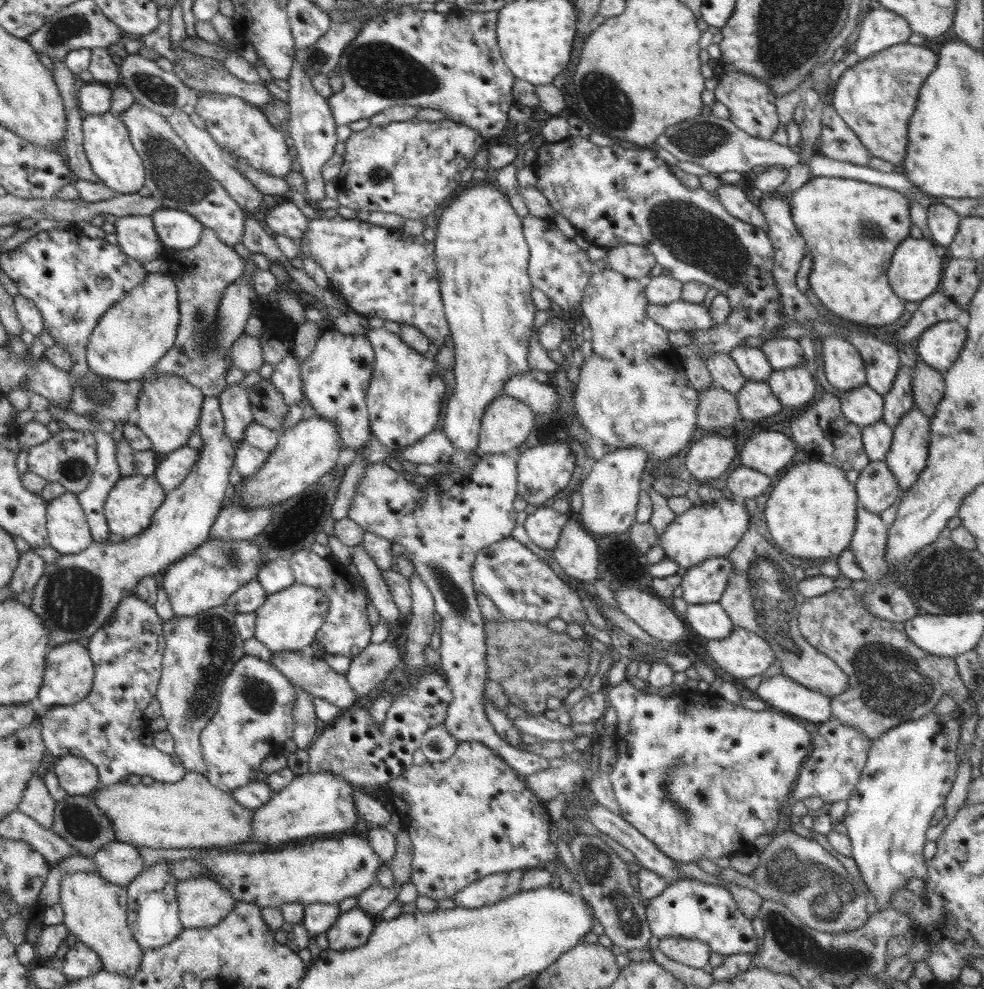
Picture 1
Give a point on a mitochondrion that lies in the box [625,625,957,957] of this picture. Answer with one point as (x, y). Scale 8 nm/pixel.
(829, 897)

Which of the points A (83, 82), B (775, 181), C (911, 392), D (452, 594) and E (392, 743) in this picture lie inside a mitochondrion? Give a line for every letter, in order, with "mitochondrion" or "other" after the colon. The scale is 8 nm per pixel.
A: other
B: other
C: other
D: mitochondrion
E: other

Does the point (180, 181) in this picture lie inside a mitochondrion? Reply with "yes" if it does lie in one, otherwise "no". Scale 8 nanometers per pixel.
yes

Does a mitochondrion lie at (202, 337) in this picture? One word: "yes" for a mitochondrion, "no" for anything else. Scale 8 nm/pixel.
yes

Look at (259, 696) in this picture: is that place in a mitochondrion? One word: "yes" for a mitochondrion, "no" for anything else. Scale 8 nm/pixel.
yes

